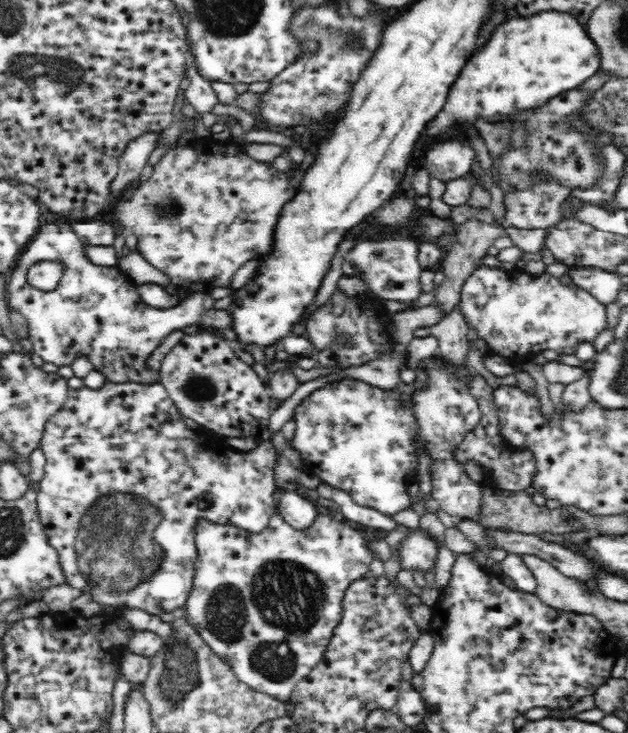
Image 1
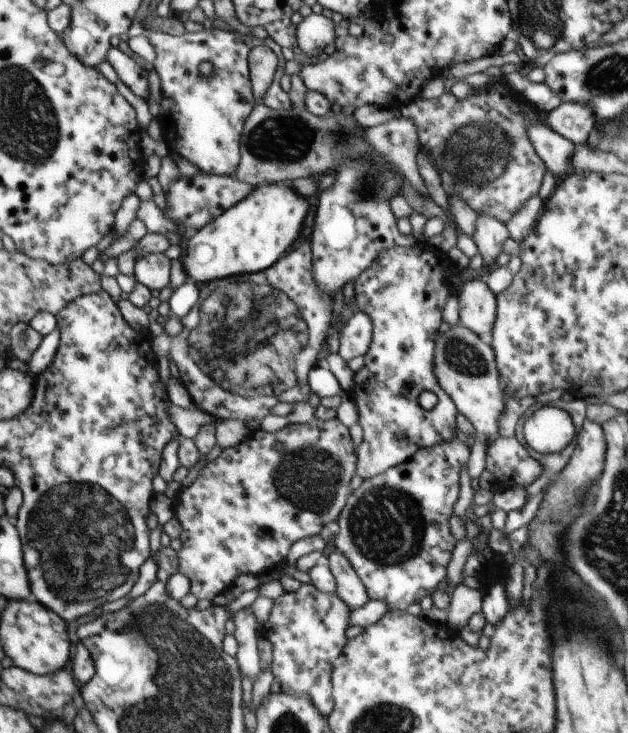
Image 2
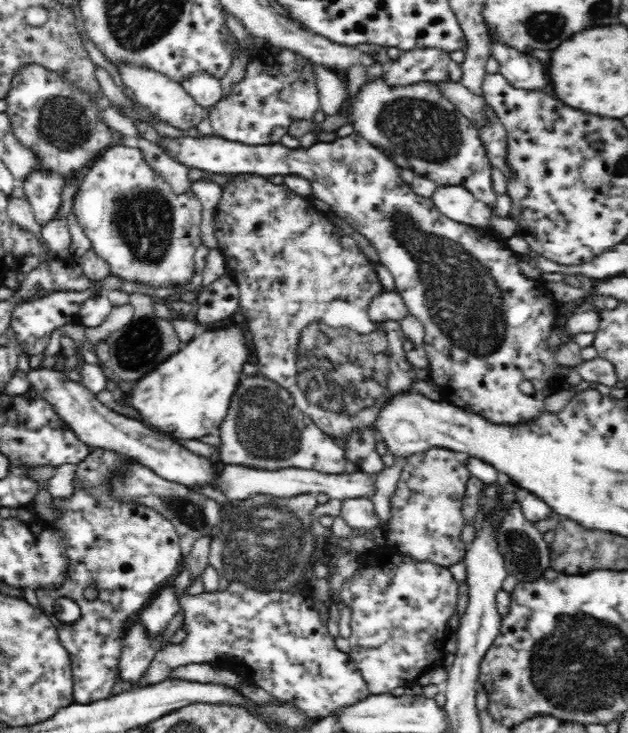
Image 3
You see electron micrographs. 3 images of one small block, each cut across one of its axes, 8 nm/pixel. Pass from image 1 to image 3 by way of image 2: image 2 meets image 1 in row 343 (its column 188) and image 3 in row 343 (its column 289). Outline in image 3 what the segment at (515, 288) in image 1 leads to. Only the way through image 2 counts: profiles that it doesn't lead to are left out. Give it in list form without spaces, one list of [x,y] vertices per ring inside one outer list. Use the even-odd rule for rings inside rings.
[[[354,132],[354,134],[350,134],[350,136],[344,136],[344,138],[338,137],[338,140],[334,140],[334,142],[318,142],[314,144],[313,146],[310,146],[310,148],[294,148],[294,150],[290,150],[290,148],[286,148],[286,146],[283,146],[281,143],[265,143],[262,145],[258,146],[249,146],[247,143],[242,143],[242,142],[232,142],[228,141],[225,138],[222,137],[216,137],[213,135],[204,135],[203,137],[192,137],[192,136],[187,136],[187,137],[178,137],[178,138],[172,138],[172,137],[167,137],[164,136],[162,138],[162,141],[166,145],[166,153],[174,159],[174,161],[177,161],[178,163],[181,163],[182,165],[185,165],[187,168],[198,168],[206,172],[213,172],[214,174],[225,174],[225,175],[233,175],[233,174],[259,174],[259,175],[264,175],[265,177],[269,177],[270,175],[276,175],[276,174],[281,174],[284,176],[295,176],[295,175],[300,175],[302,178],[308,179],[310,181],[311,187],[312,187],[312,198],[319,198],[320,200],[323,200],[324,202],[327,202],[331,208],[330,211],[334,212],[339,218],[342,218],[346,220],[346,223],[350,225],[355,231],[358,231],[360,234],[363,234],[368,238],[368,240],[371,242],[372,246],[376,248],[377,253],[380,254],[379,256],[379,262],[386,266],[388,270],[391,272],[391,275],[394,278],[395,282],[395,290],[400,293],[400,296],[404,299],[404,302],[406,303],[406,306],[408,307],[408,312],[410,315],[415,316],[420,322],[423,322],[423,327],[425,330],[425,335],[423,338],[423,344],[424,344],[424,349],[426,352],[426,357],[428,358],[429,361],[429,367],[428,369],[432,370],[430,376],[430,382],[434,383],[437,385],[437,388],[442,392],[441,394],[441,400],[444,400],[446,403],[454,403],[454,405],[459,406],[462,409],[466,409],[467,411],[475,411],[478,414],[483,415],[485,419],[488,419],[488,421],[492,421],[495,423],[509,423],[509,424],[514,424],[515,422],[524,422],[524,421],[530,421],[531,418],[534,418],[537,414],[540,414],[544,411],[544,398],[548,398],[556,388],[554,386],[548,386],[548,384],[552,384],[552,382],[556,382],[556,378],[558,378],[558,362],[556,362],[556,358],[554,358],[554,354],[556,354],[556,346],[554,344],[550,344],[550,342],[546,342],[546,340],[550,340],[550,333],[552,332],[552,329],[554,329],[557,324],[559,323],[559,313],[560,313],[560,307],[561,304],[557,302],[557,300],[552,297],[552,294],[550,294],[548,291],[546,291],[544,288],[542,288],[542,283],[538,279],[537,282],[534,282],[534,280],[528,280],[522,272],[520,272],[520,268],[518,268],[518,253],[512,252],[512,250],[508,250],[508,248],[504,248],[504,242],[502,240],[494,240],[490,234],[486,234],[484,232],[484,228],[482,227],[472,227],[469,225],[464,225],[461,224],[460,222],[455,222],[450,220],[450,218],[444,217],[438,208],[436,208],[435,202],[432,202],[431,198],[422,198],[422,196],[418,196],[418,194],[414,194],[412,190],[410,190],[410,184],[406,184],[404,180],[400,177],[400,167],[395,164],[394,160],[392,158],[388,158],[386,154],[382,154],[382,149],[375,147],[374,144],[368,142],[367,139],[363,137],[359,132]],[[522,380],[530,380],[532,382],[532,386],[534,387],[534,393],[532,394],[524,394],[522,391],[520,391],[520,382]]]

